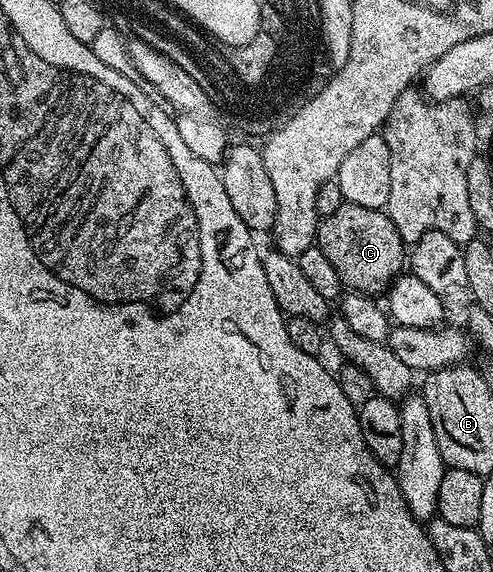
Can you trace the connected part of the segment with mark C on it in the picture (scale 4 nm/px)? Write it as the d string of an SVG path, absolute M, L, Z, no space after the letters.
M344 201L339 208L330 215L322 217L317 223L317 241L315 243L331 260L335 272L339 272L339 280L342 287L359 294L381 296L388 291L389 283L402 273L407 262L407 243L399 236L395 224L390 220L385 210L375 208L363 208L359 204L351 204Z

